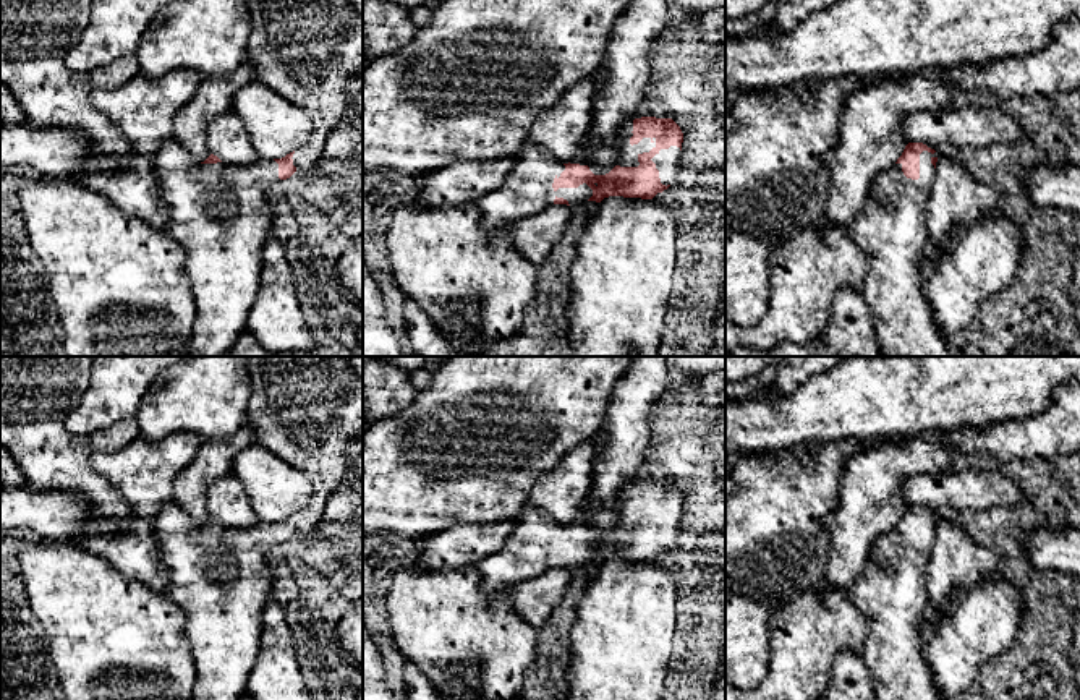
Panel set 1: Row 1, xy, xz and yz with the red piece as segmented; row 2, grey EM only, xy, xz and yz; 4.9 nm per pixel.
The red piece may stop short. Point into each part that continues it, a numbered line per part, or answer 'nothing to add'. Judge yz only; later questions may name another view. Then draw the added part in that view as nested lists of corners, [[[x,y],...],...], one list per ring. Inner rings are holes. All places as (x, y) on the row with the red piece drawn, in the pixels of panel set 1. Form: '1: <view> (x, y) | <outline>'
1: yz (891, 229) | [[[920,154],[920,178],[907,178],[902,164],[879,172],[870,185],[863,209],[850,225],[850,237],[868,258],[863,295],[874,321],[882,356],[950,356],[949,337],[939,331],[925,295],[923,266],[929,250],[926,204],[936,180],[931,154]]]

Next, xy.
1: xy (306, 51) | [[[248,0],[248,11],[251,31],[246,58],[253,65],[254,79],[311,117],[313,134],[291,159],[296,172],[313,170],[322,157],[327,136],[347,109],[350,78],[363,70],[363,0]]]
2: xy (221, 214) | [[[173,138],[151,164],[168,209],[165,230],[183,246],[196,301],[189,356],[223,356],[248,329],[257,298],[279,164],[201,164]]]

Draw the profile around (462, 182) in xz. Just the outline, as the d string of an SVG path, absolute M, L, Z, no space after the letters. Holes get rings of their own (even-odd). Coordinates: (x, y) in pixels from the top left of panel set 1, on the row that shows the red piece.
M515 160L455 162L418 178L415 191L423 206L440 207L473 203L476 198L497 190L513 169Z

